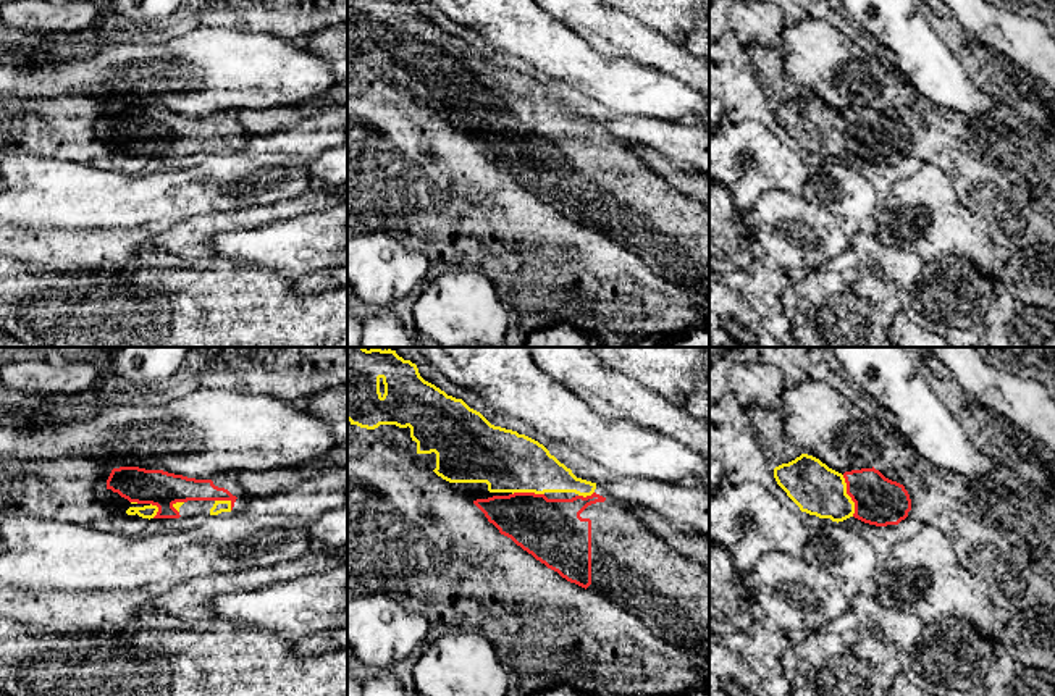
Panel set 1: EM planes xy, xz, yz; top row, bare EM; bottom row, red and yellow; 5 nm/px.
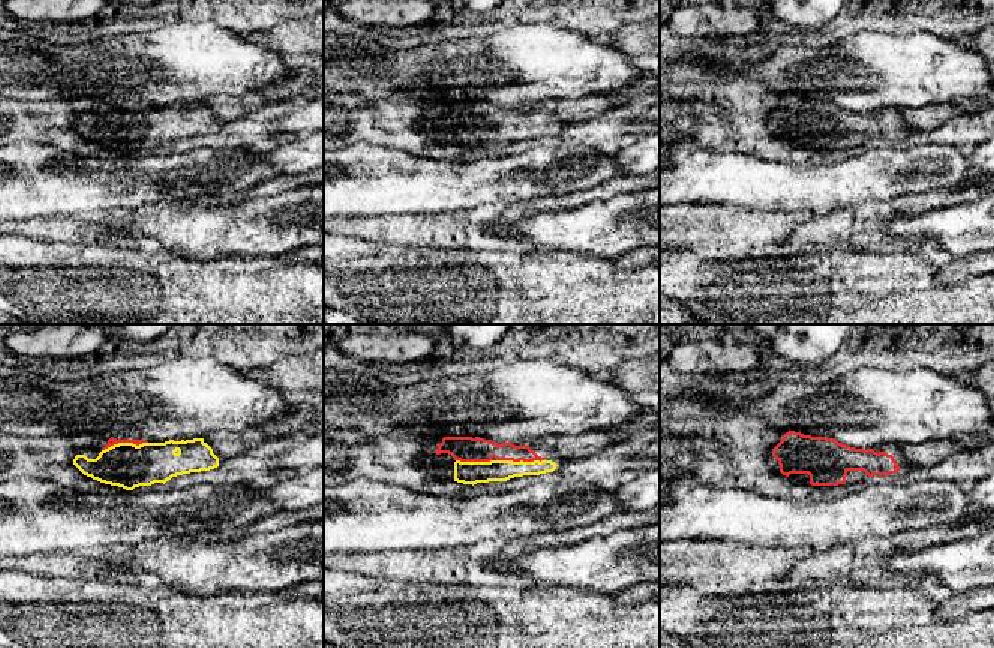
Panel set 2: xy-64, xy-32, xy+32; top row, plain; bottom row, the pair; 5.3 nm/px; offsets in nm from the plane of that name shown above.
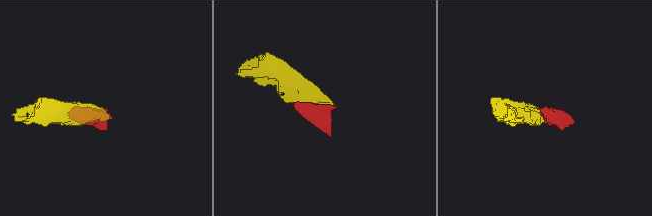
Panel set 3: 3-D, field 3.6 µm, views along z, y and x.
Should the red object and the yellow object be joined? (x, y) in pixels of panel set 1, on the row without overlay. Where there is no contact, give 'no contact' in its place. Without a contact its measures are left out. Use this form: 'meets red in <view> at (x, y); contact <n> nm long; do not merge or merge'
meets red in yz at (849, 133); contact 220 nm long; merge

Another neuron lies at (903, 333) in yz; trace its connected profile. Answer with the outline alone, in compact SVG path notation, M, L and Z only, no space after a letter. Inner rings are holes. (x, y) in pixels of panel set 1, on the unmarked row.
M903 312L893 318L889 338L893 347L952 347L945 338L913 323Z

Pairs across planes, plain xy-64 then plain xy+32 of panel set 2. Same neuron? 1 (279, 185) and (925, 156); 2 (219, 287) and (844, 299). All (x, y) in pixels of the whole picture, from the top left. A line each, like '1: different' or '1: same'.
1: different
2: same

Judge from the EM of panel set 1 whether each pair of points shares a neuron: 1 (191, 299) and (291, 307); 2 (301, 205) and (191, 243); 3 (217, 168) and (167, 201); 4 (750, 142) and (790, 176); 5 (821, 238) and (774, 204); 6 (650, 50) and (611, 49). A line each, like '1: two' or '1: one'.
1: one
2: one
3: one
4: one
5: one
6: one

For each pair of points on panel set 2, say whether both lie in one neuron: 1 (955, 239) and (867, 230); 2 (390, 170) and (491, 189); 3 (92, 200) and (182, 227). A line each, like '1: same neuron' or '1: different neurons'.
1: different neurons
2: same neuron
3: different neurons

